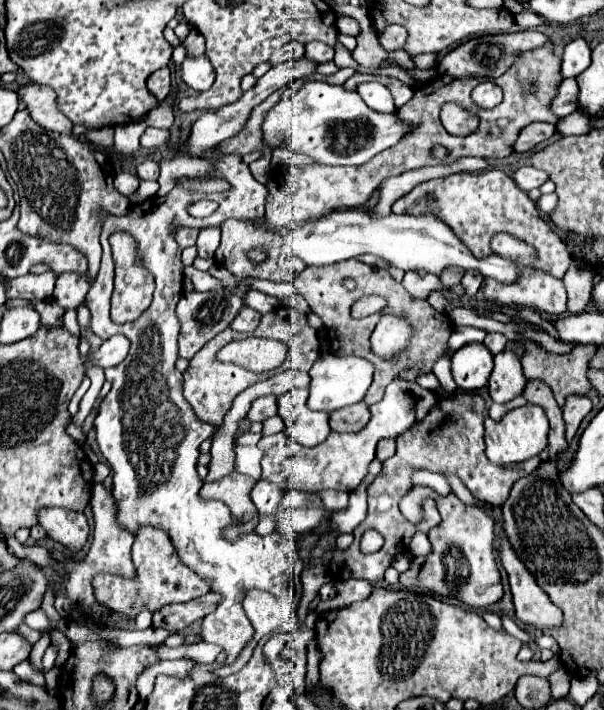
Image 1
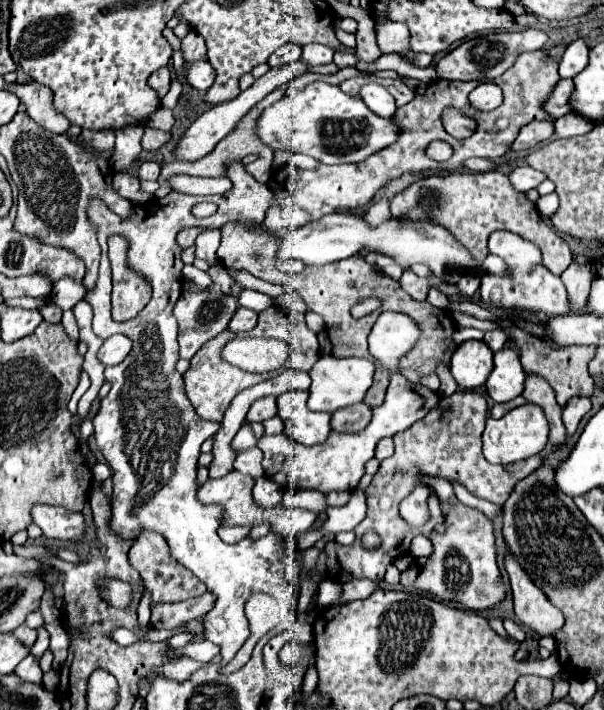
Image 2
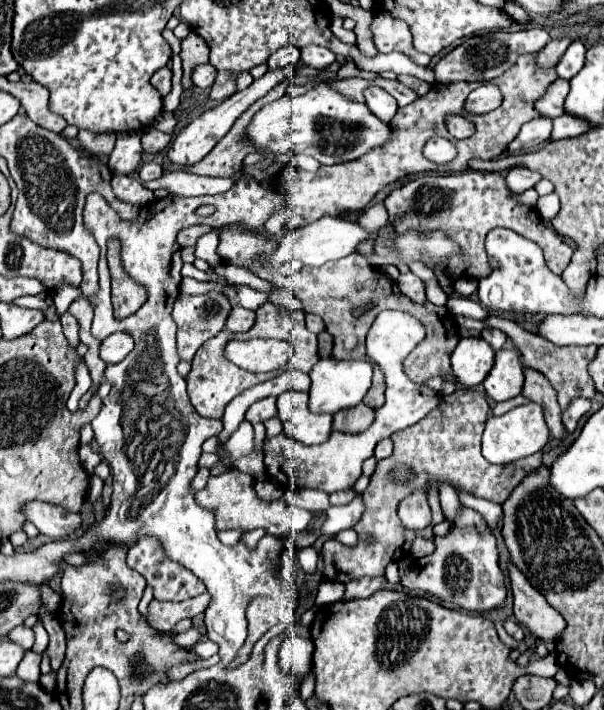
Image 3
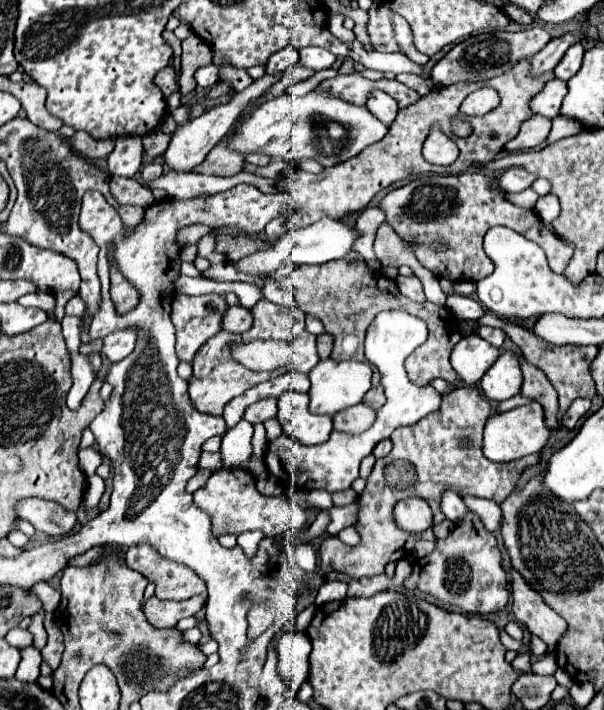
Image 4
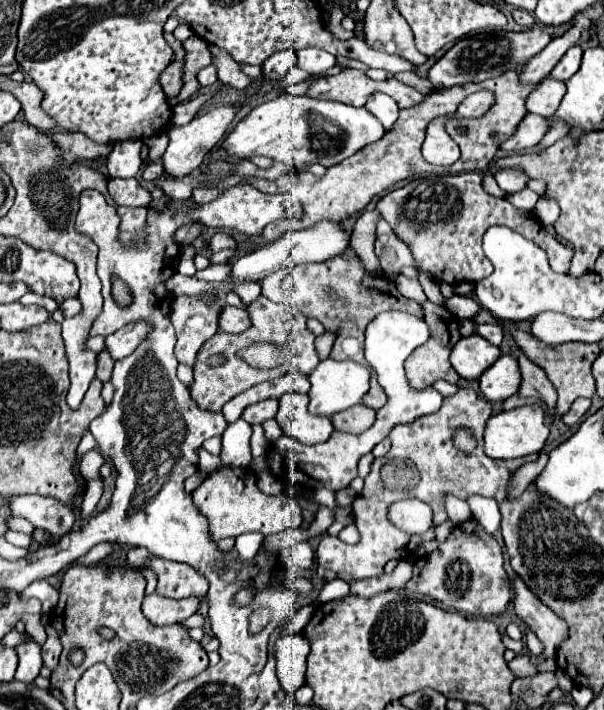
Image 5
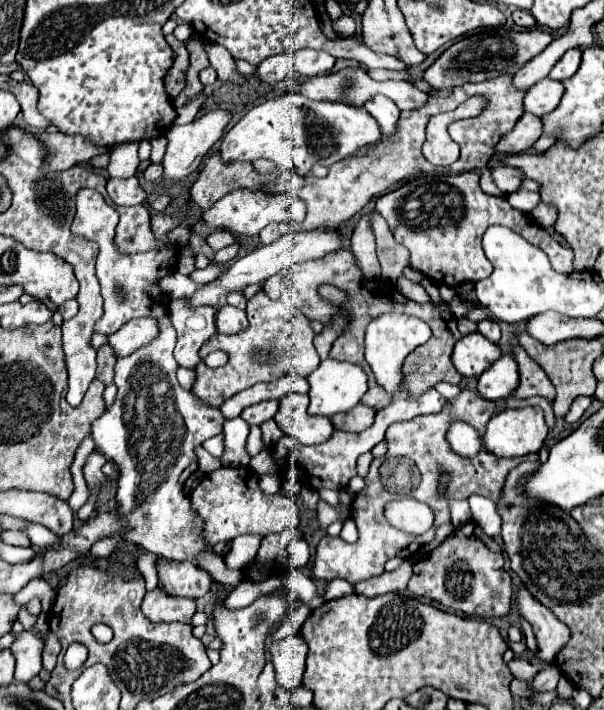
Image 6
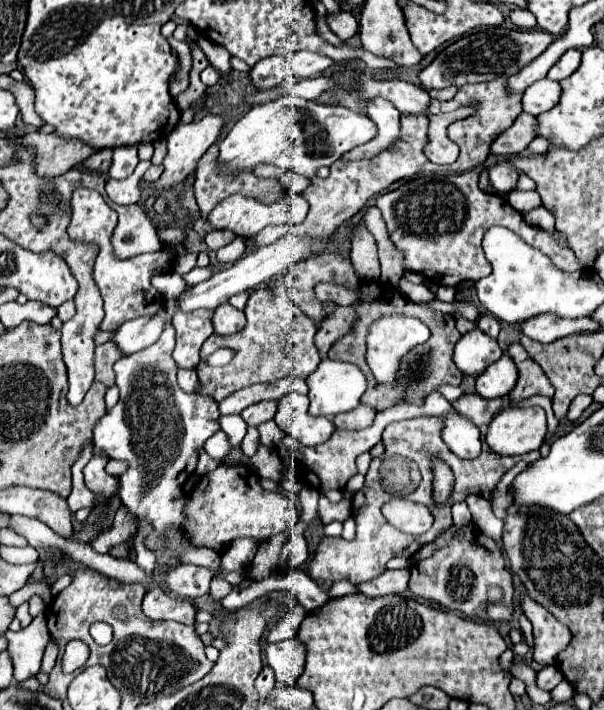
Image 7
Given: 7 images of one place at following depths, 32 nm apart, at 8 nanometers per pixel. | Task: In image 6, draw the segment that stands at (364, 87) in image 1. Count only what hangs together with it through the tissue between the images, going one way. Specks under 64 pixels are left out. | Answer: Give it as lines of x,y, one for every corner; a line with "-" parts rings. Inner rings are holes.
378,94
378,96
370,98
370,100
364,104
364,108
366,108
366,110
376,118
376,122
380,124
380,128
382,128
382,138
388,138
388,136
396,130
396,122
398,122
400,110
398,110
396,104
392,104
392,100
390,100
388,96

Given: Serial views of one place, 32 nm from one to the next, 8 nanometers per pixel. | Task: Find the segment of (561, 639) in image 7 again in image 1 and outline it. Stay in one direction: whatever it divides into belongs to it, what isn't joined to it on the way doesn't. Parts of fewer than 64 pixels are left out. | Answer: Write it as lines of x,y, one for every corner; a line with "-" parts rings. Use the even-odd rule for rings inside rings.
490,512
490,518
494,520
494,534
496,538
500,540
500,560
502,560
502,566
504,570
508,572
508,582
510,582
510,590
512,590
512,596
514,596
514,608
516,608
516,618
522,620
524,624
530,624
530,626
536,626
538,630
544,630
544,626
558,626
560,620
562,620
562,612
560,608
548,598
548,594
536,584
534,576
530,574
530,570
524,566
524,562
516,556
516,552
512,550
502,526
500,526
500,520
494,512

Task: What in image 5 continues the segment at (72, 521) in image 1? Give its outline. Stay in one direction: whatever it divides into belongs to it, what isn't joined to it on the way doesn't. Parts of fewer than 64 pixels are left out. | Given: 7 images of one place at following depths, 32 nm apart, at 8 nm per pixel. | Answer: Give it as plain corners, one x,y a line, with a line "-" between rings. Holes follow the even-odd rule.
16,496
12,498
10,510
14,516
26,518
32,526
46,530
56,538
68,534
76,520
74,510
44,496

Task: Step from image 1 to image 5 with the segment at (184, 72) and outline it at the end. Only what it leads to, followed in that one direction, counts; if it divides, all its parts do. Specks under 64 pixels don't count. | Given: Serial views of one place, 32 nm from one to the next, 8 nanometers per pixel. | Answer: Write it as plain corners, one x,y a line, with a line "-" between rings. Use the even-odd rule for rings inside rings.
210,64
210,66
202,68
202,70
196,74
196,78
198,78
200,86
212,86
212,84
218,80
218,76
216,76
216,66

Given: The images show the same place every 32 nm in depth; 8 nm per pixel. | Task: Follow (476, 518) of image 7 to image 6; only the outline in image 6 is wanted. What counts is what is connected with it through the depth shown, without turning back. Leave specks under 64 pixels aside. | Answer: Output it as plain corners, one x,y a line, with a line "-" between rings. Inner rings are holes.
470,496
468,498
470,510
472,510
472,520
492,538
500,534
502,520
498,514
498,504
494,500
482,498
482,496

